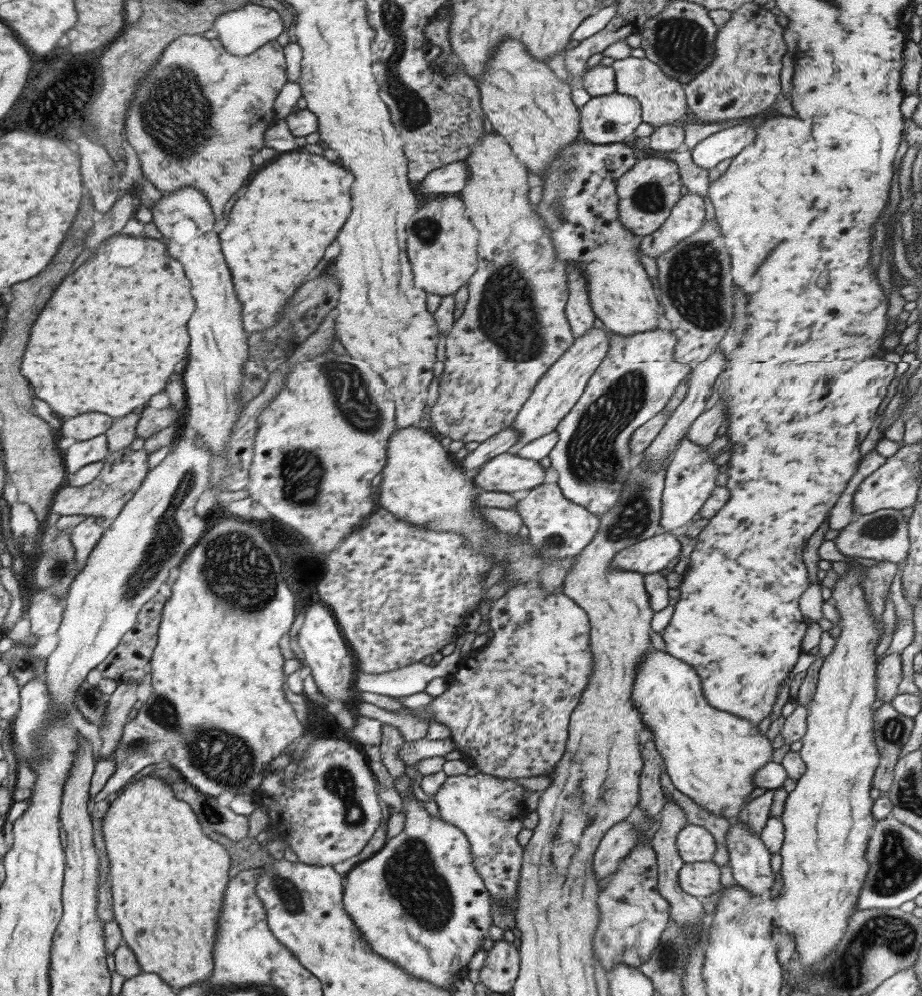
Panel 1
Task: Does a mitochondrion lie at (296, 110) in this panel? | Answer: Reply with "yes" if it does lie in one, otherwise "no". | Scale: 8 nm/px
no

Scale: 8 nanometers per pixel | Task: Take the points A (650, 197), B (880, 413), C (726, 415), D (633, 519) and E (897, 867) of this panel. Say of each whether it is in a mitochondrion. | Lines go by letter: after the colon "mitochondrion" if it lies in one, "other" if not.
A: mitochondrion
B: other
C: other
D: mitochondrion
E: mitochondrion

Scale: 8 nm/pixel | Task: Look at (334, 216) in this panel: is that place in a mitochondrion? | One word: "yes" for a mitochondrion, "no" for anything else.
no

